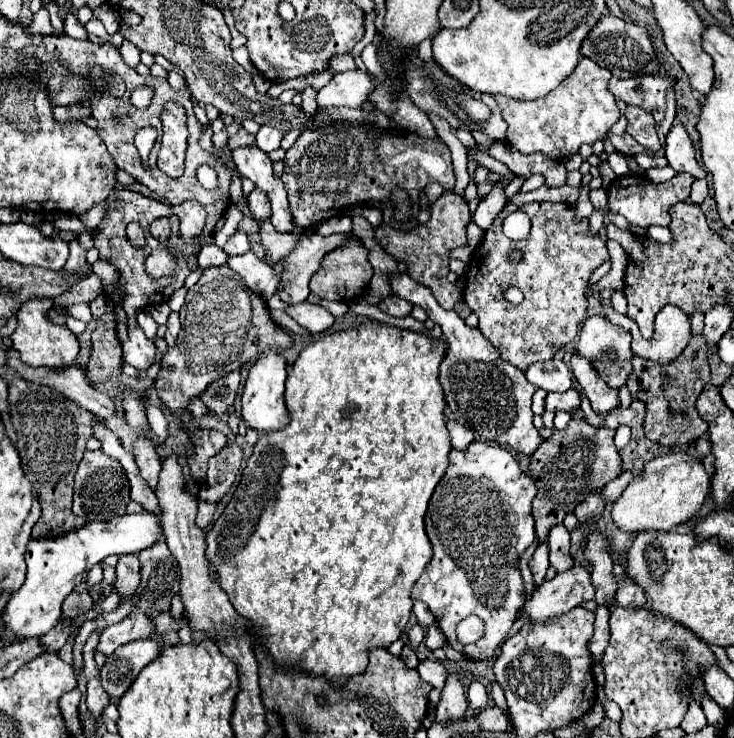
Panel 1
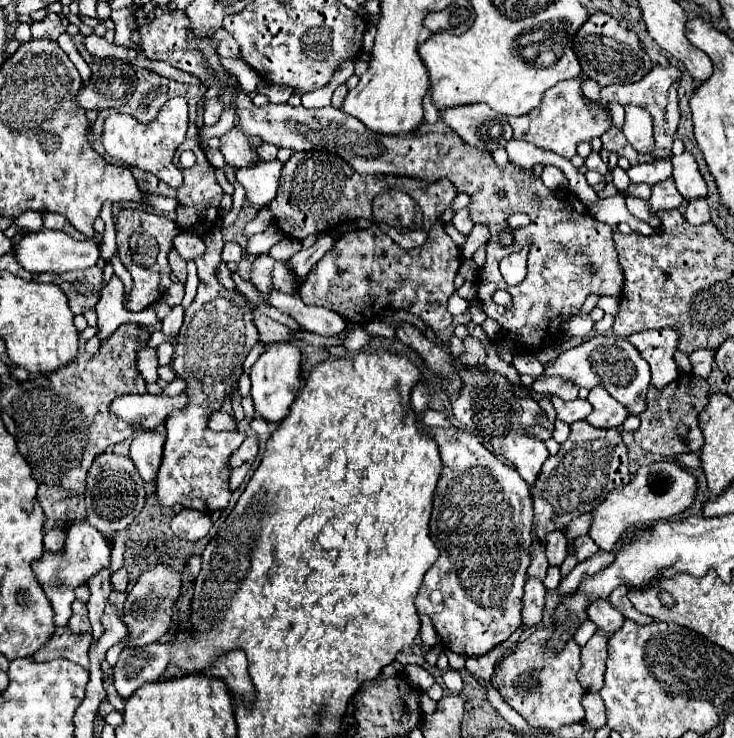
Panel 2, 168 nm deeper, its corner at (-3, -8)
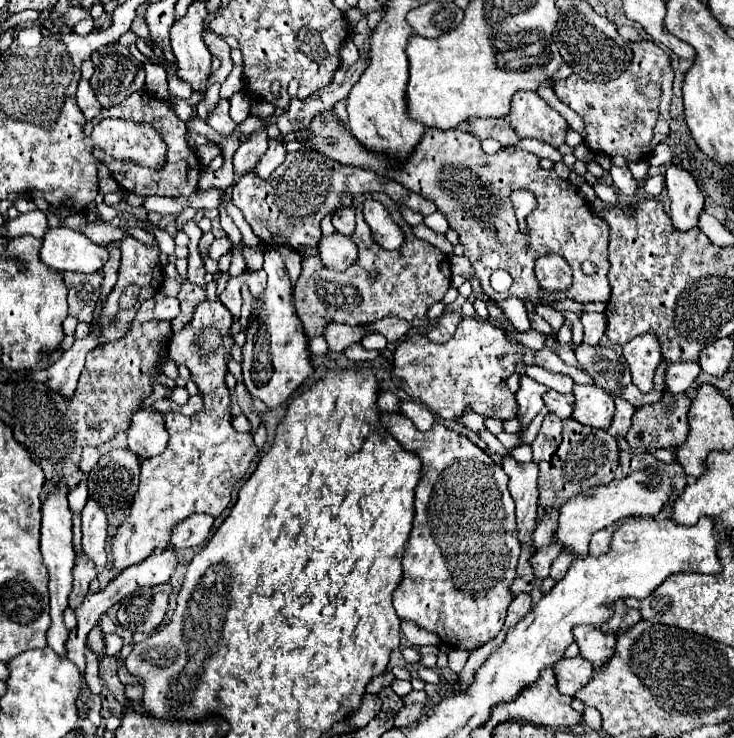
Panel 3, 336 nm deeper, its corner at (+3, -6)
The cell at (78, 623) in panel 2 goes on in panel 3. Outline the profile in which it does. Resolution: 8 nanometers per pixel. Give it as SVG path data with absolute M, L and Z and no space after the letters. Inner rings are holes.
M84 552L76 558L76 566L74 566L74 588L70 592L70 608L76 610L78 604L84 600L84 596L88 594L88 584L96 578L96 566L88 560L88 556L84 556Z

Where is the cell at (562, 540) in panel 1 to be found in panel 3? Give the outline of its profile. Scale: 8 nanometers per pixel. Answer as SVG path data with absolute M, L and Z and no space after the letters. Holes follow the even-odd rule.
M548 508L548 512L538 520L538 524L532 532L536 548L542 548L542 546L552 542L552 536L556 532L556 520L558 520L558 510L556 508Z

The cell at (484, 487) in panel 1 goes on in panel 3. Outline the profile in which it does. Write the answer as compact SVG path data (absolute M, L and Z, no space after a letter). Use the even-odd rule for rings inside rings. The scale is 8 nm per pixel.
M380 414L380 422L384 424L384 428L388 428L388 432L404 446L404 450L410 450L414 454L418 454L418 458L422 460L422 478L416 486L416 500L414 500L414 522L412 522L412 532L410 532L410 540L406 544L404 556L402 556L402 582L398 584L398 588L394 590L394 608L400 620L412 620L418 626L434 632L440 636L440 640L444 644L448 644L448 648L460 648L460 650L474 650L484 646L488 640L492 640L504 626L504 618L506 618L506 608L512 602L510 596L510 584L512 578L516 576L516 562L520 556L520 544L518 544L518 534L516 534L516 520L514 520L514 504L508 492L508 476L502 472L502 466L498 462L494 462L484 450L480 450L474 442L470 442L464 434L448 430L442 424L434 424L428 432L420 432L412 420L408 420L404 414Z

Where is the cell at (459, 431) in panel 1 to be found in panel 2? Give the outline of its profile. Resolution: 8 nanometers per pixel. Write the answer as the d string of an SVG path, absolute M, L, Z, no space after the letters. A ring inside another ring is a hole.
M426 410L424 414L422 414L422 422L426 424L426 426L440 426L440 428L452 428L452 422L444 416L444 414L440 414L440 412L434 412L434 410Z

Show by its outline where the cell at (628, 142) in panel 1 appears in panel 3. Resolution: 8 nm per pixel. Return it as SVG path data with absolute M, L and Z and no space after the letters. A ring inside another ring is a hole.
M650 40L630 44L634 56L628 70L610 82L584 82L578 74L558 80L558 98L584 120L584 144L594 154L624 156L628 162L644 160L668 136L674 72L668 54Z

